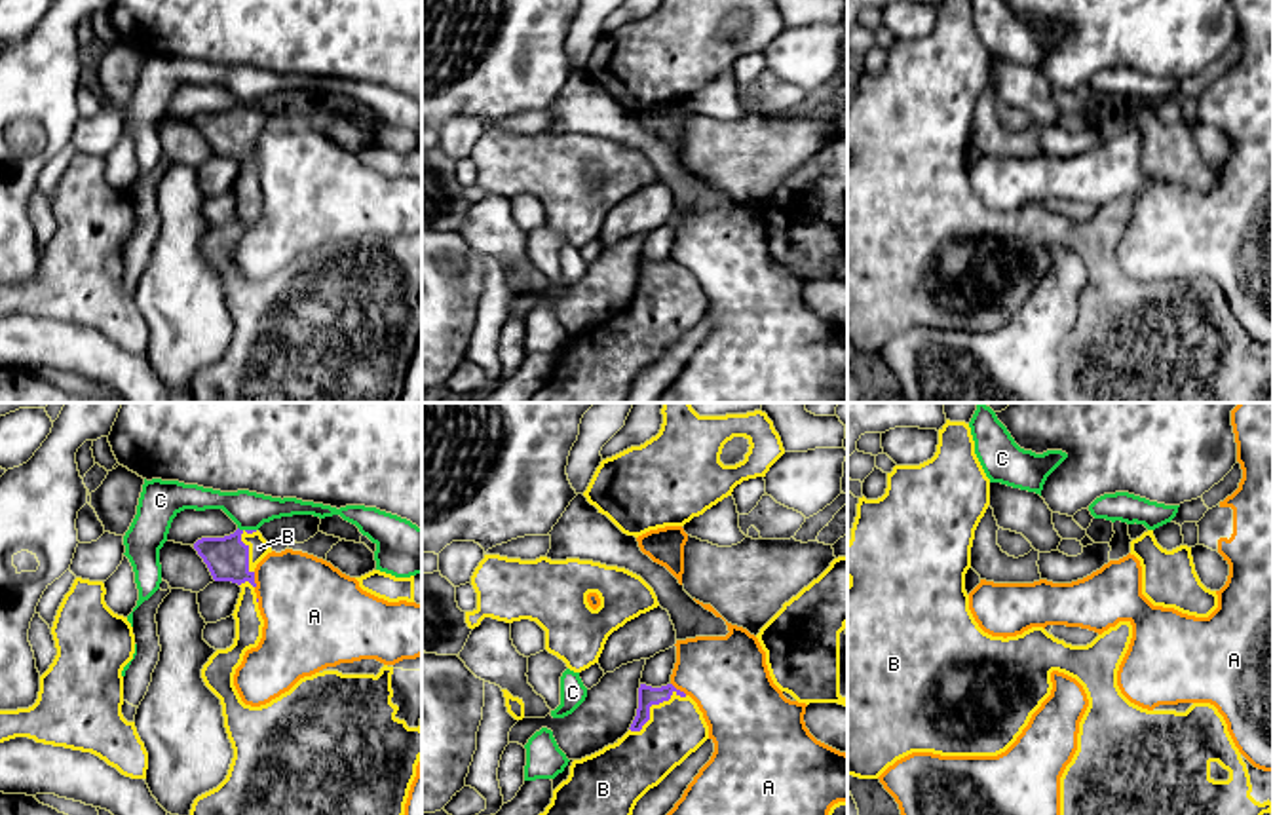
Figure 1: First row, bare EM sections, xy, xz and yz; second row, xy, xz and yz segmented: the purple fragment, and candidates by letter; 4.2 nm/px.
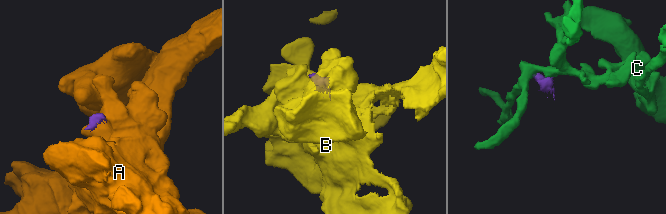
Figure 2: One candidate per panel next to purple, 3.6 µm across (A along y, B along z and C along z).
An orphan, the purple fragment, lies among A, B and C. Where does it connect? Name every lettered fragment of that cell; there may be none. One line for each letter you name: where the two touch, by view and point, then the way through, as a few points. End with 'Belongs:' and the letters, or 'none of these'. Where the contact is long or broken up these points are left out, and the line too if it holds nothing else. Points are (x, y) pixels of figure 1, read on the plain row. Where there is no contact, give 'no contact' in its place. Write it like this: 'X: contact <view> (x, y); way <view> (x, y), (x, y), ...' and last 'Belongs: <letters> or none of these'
B: contact xz (652, 278)
Belongs: B

